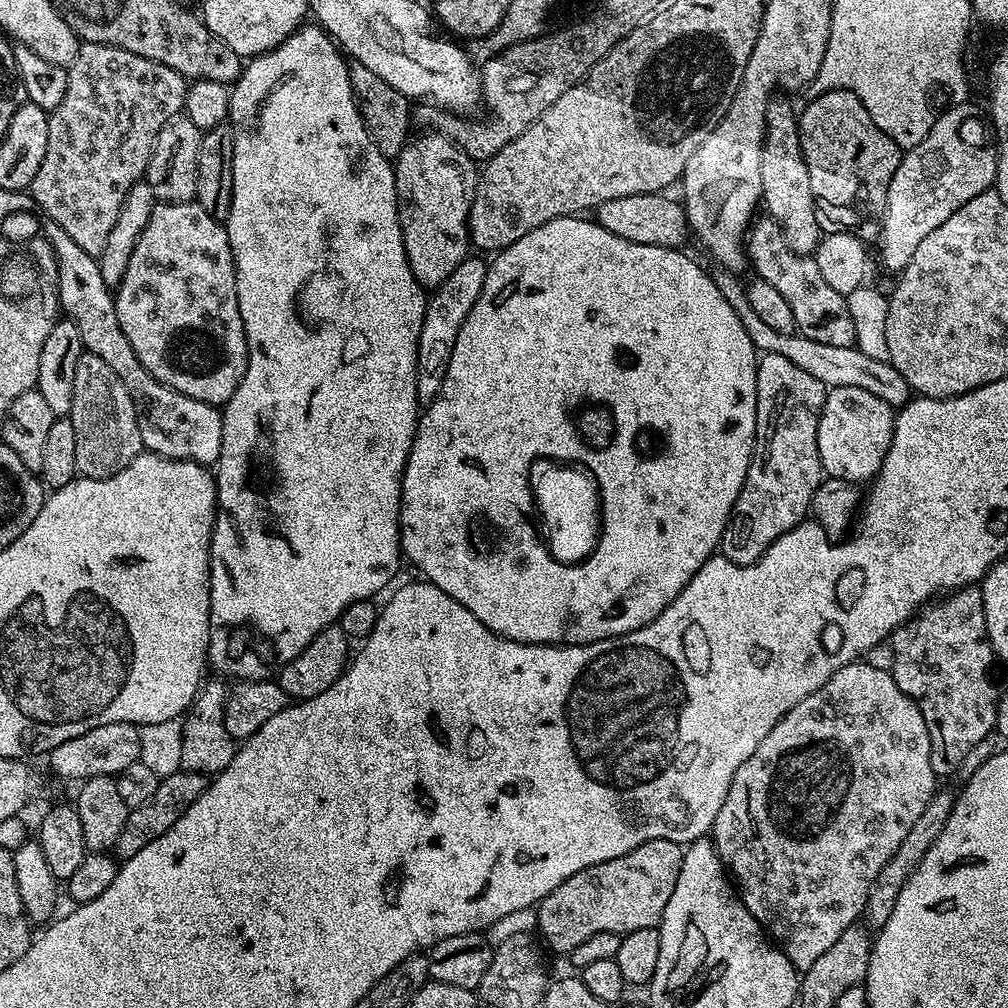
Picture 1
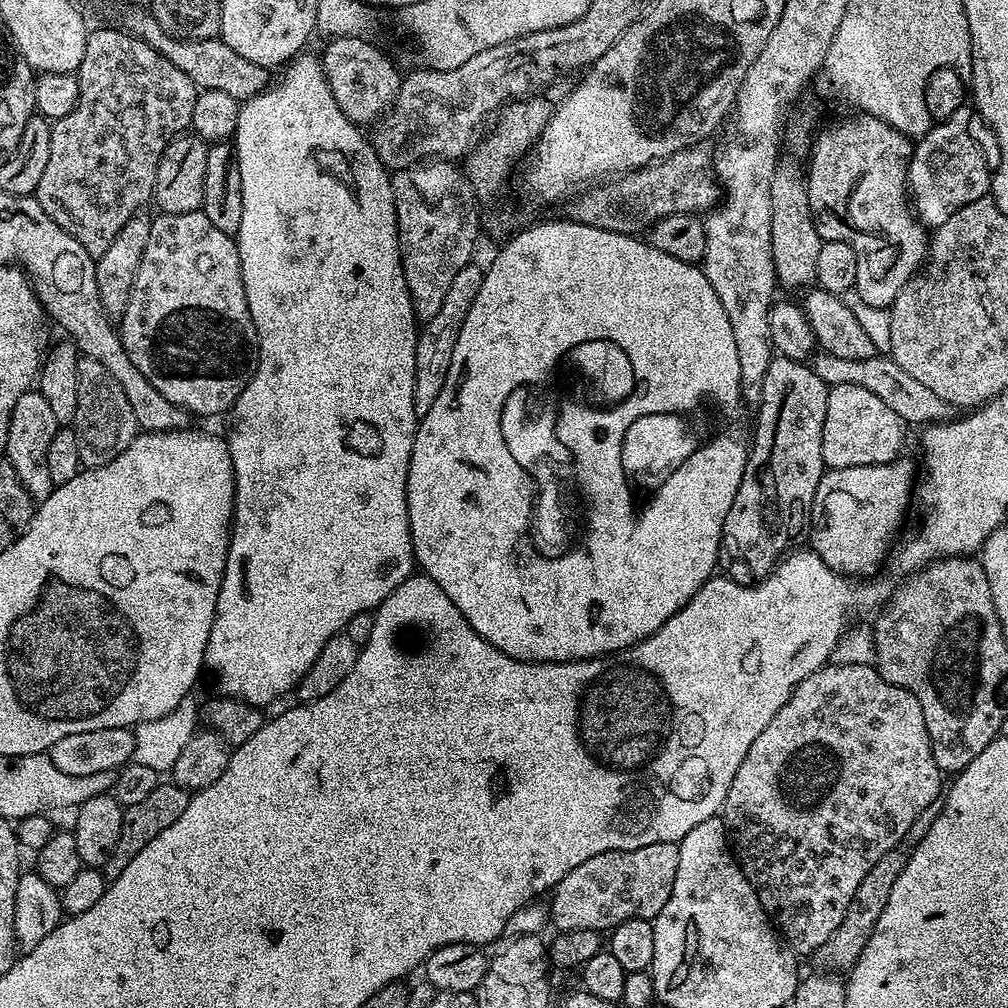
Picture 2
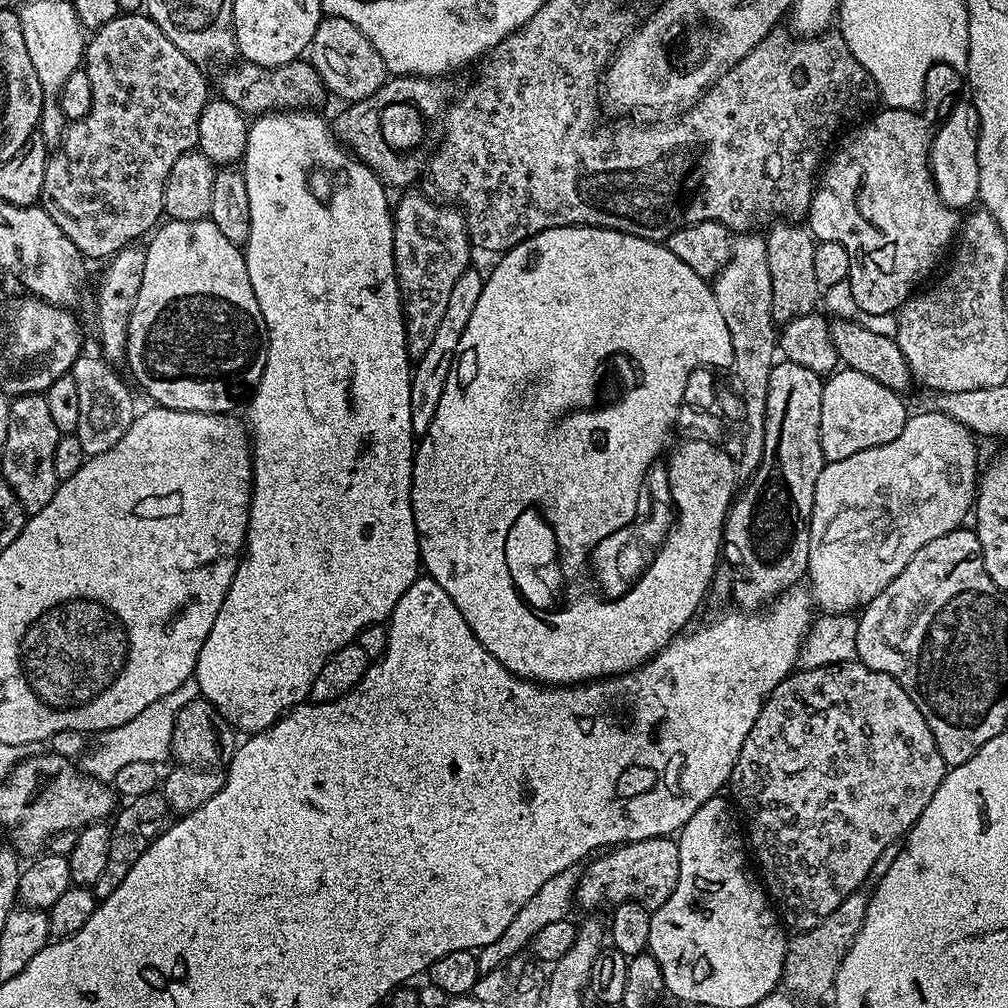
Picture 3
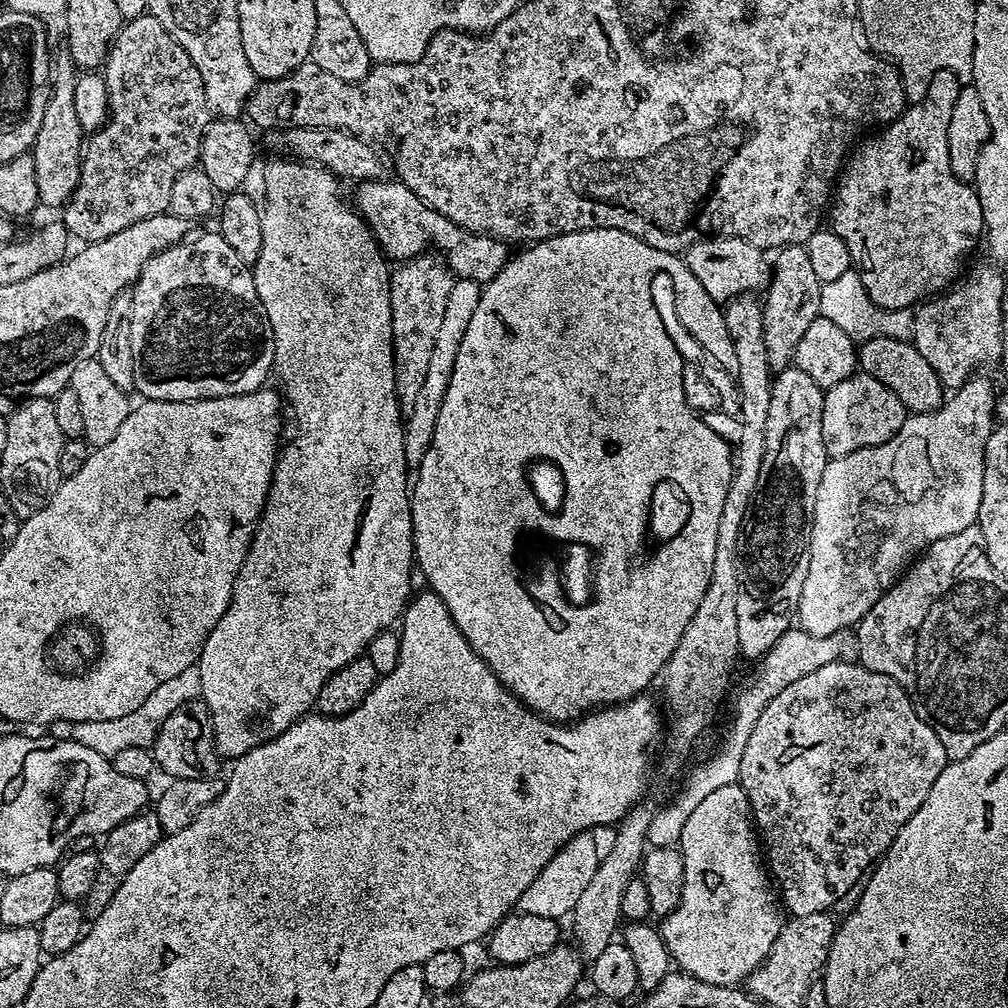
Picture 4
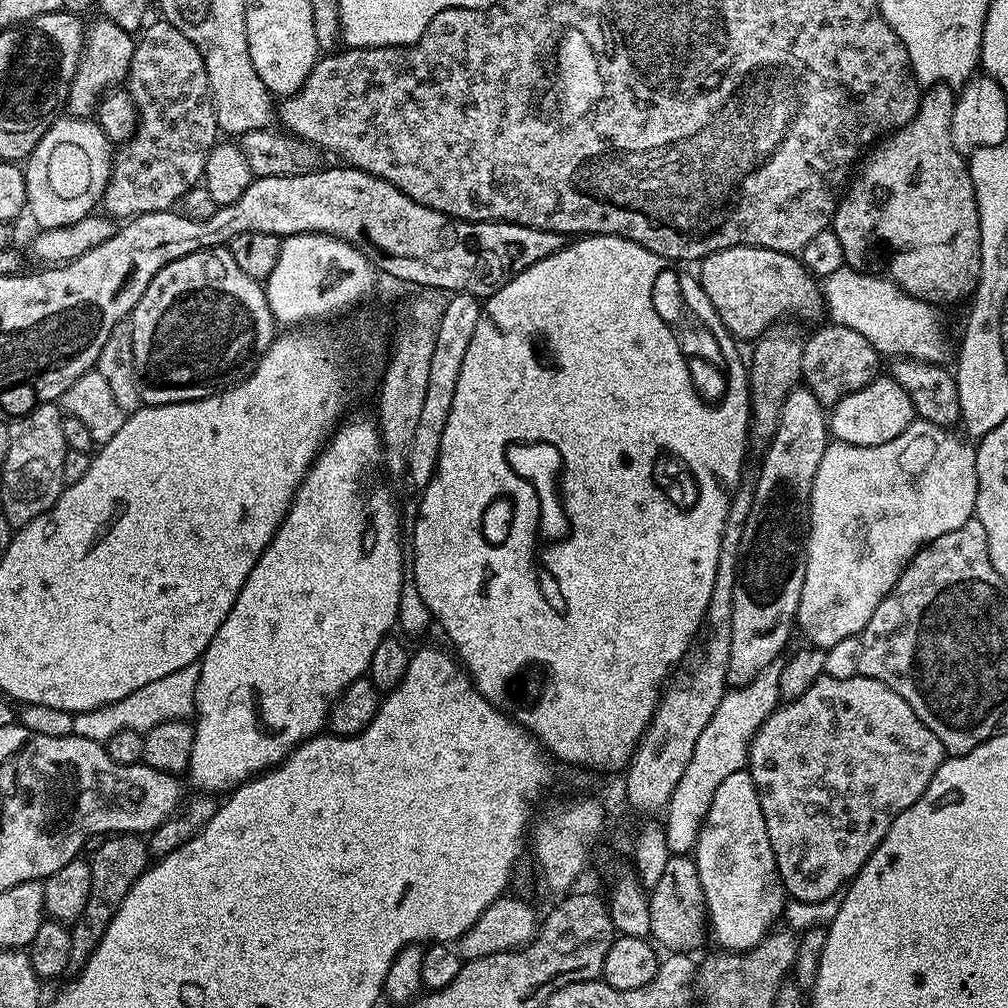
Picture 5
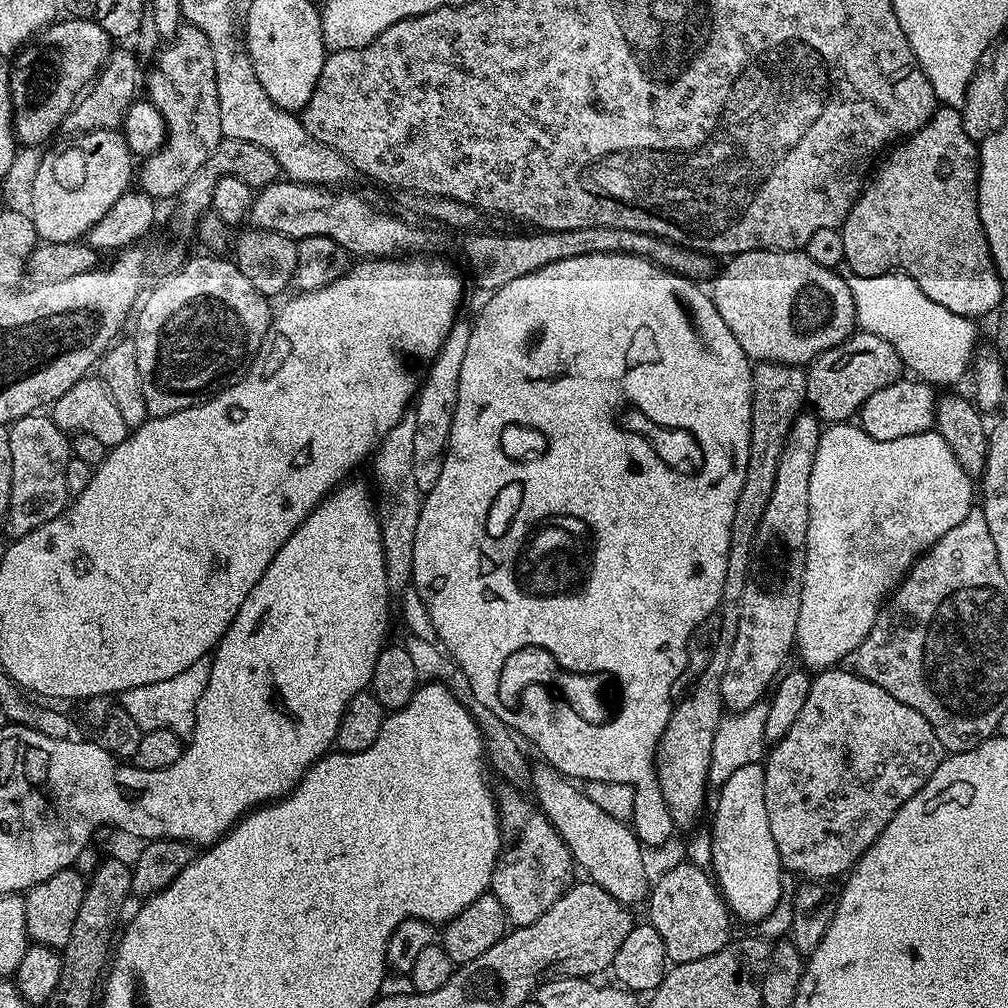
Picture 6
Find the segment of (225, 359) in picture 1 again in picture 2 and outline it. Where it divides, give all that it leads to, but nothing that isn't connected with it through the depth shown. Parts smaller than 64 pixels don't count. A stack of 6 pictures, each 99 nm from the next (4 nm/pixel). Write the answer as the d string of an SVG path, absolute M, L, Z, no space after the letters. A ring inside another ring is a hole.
M203 210L190 214L157 215L150 226L150 242L146 242L146 254L142 254L142 262L138 266L138 278L134 278L134 290L130 290L130 302L126 302L126 314L118 321L118 331L126 354L130 354L130 362L138 366L142 378L146 378L150 386L154 386L154 390L162 394L162 398L170 398L172 404L185 408L189 414L196 415L197 412L200 416L216 416L219 412L227 413L252 380L260 353L254 318L250 318L250 306L246 302L246 290L242 282L235 239L222 234L222 230L218 230L218 226L214 226L214 222L206 218Z

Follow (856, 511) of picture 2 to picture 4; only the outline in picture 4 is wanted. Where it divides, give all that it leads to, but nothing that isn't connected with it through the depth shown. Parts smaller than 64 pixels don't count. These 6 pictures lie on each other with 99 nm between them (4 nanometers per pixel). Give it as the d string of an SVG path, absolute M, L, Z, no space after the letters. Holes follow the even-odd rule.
M984 374L973 375L953 395L953 400L951 397L935 412L909 415L892 440L829 459L814 502L810 570L806 570L798 613L801 629L818 636L851 629L878 598L892 589L919 553L938 542L938 538L950 538L950 534L958 534L958 530L966 530L979 521L986 442L994 427L998 399L997 390L980 375Z

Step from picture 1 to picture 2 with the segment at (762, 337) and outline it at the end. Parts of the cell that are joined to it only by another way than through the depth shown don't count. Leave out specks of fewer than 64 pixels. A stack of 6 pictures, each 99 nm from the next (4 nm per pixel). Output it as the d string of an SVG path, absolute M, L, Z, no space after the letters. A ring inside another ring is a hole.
M825 352L817 353L812 360L815 373L829 387L834 385L858 385L870 390L882 399L882 402L902 418L907 425L943 423L953 419L956 409L952 404L940 399L938 394L931 392L922 382L916 381L906 370L894 363L890 356L877 354L866 359L837 358Z

